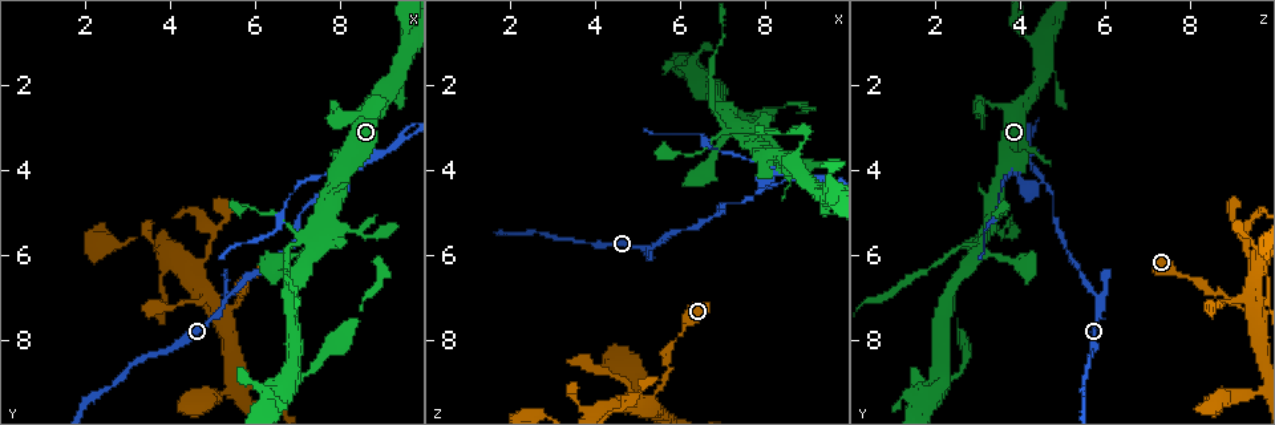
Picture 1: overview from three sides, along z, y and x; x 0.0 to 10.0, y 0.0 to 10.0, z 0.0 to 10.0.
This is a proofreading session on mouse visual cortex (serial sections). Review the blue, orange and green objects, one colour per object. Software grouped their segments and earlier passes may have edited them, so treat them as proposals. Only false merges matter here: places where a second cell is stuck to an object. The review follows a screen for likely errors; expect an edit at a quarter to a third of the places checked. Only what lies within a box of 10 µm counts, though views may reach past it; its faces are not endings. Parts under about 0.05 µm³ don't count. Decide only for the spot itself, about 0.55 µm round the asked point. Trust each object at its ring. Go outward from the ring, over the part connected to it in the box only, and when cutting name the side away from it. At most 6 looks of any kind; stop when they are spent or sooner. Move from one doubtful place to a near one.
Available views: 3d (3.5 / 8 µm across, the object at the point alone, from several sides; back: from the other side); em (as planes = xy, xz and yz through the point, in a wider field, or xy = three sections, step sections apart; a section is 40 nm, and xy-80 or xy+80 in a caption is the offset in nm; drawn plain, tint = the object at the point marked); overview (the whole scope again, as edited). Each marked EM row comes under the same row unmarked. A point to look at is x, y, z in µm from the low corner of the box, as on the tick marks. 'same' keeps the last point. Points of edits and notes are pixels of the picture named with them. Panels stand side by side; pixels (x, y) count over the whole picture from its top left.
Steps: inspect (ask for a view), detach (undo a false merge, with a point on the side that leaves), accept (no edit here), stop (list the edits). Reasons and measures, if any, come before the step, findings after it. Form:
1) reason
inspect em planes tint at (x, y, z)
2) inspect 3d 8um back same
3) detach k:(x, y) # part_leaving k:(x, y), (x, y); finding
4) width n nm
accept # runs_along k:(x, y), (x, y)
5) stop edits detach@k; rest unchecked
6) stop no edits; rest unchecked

sharp bend
inspect 3d 8um at (5.00, 5.45, 9.30)

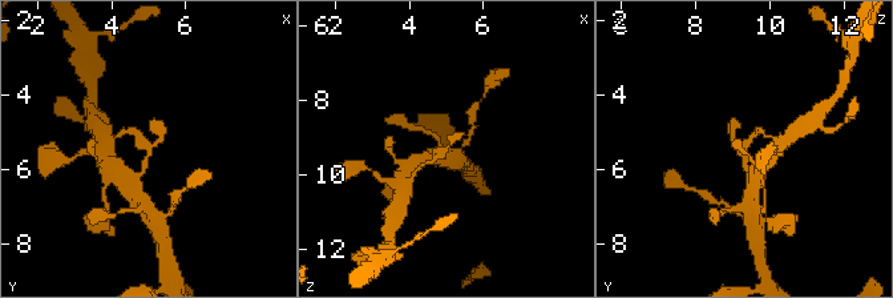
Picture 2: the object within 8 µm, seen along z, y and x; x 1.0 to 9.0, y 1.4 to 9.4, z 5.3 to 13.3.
inspect em xy step 1 tint same

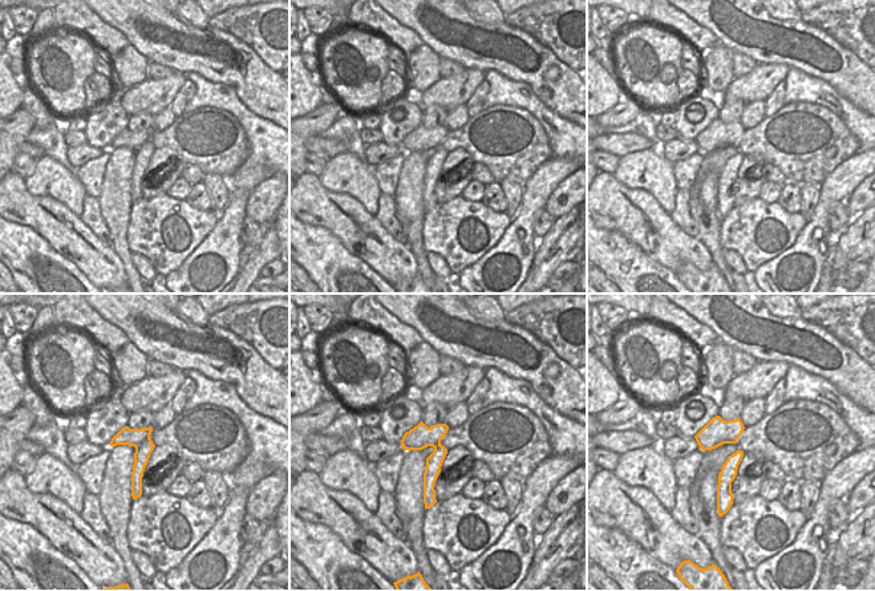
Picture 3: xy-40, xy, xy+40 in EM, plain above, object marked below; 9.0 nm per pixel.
accept # runs_along 2:(134, 181), (149, 150), (137, 132), (122, 132); one cell here

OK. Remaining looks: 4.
thin arm on a thick one
inspect 3d 8um at (7.25, 5.60, 3.10)

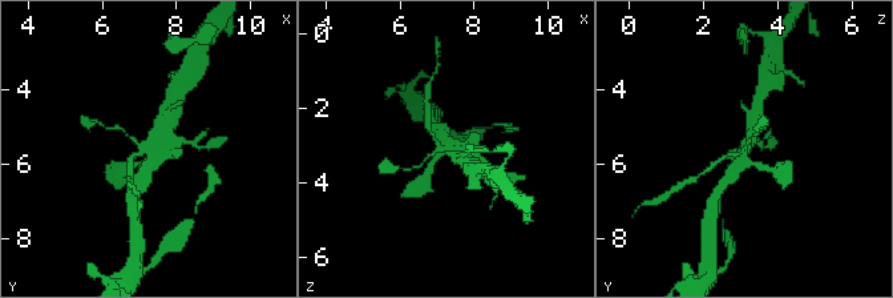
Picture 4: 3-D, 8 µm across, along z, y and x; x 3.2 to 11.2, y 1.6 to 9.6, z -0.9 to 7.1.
closer look
inspect 3d 3.5um same

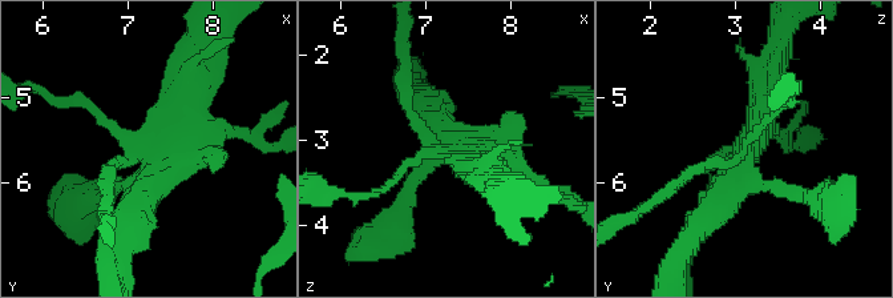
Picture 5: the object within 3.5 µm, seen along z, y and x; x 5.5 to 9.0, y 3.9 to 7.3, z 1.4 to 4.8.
now the EM
inspect em xy step 5 tint at (7.25, 5.60, 3.10)

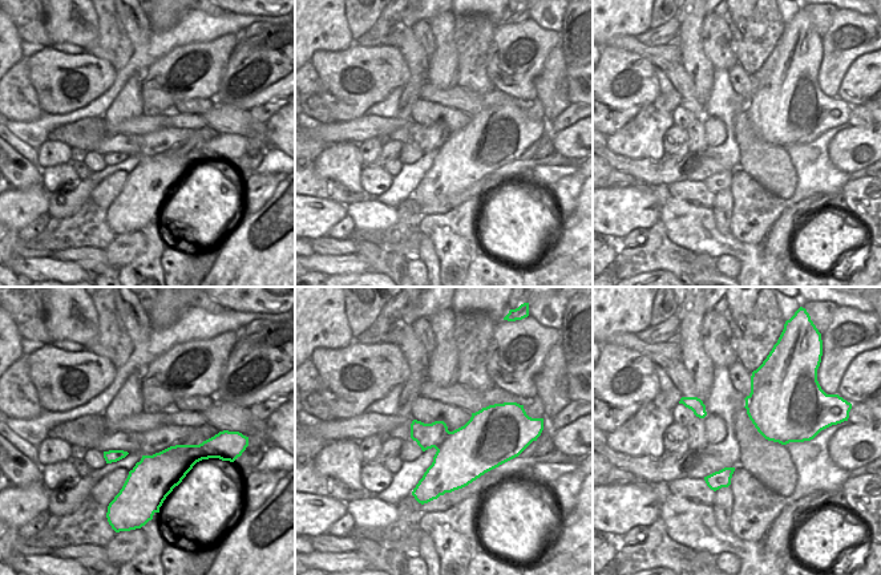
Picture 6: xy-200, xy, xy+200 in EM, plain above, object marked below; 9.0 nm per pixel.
detach 5:(694, 170) # part_leaving 5:(736, 160), (693, 168), (631, 217); two cells meet here

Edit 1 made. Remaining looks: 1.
stop edits detach@5; rest unchecked

